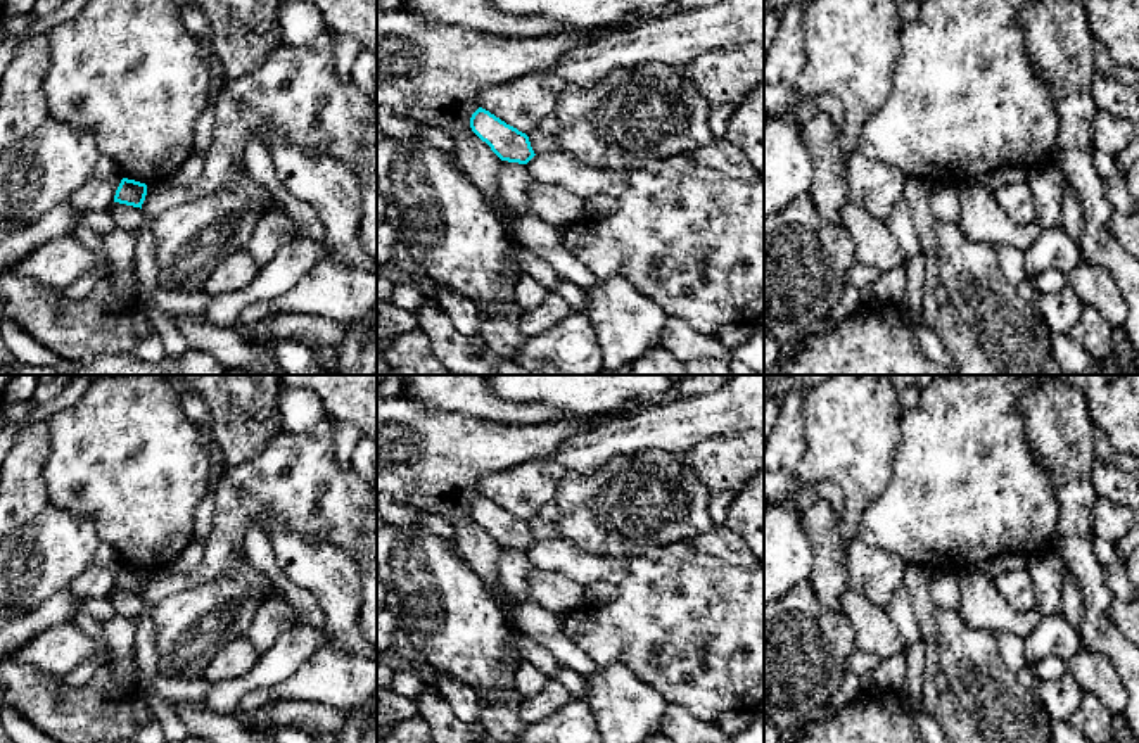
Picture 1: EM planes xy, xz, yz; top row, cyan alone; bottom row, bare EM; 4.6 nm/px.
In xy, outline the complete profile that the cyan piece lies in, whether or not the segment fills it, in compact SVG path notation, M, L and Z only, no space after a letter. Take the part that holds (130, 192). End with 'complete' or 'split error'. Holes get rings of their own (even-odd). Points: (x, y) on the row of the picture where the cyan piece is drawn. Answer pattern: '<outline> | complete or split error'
M123 178L118 190L116 190L114 202L142 209L145 195L147 195L147 185L145 183Z | complete

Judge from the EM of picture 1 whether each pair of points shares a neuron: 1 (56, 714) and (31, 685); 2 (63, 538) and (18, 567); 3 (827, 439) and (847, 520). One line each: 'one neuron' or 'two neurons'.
1: one neuron
2: one neuron
3: one neuron

